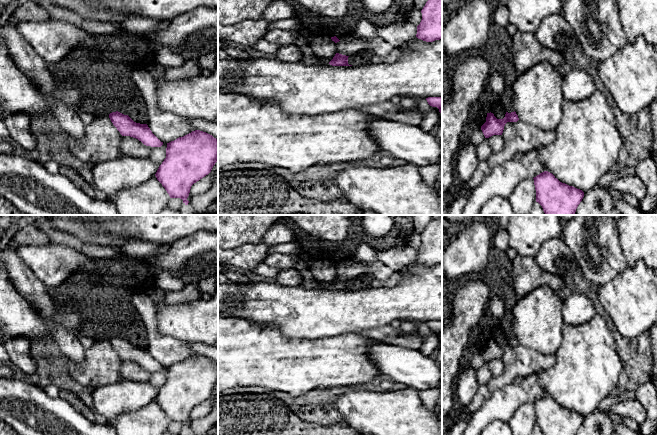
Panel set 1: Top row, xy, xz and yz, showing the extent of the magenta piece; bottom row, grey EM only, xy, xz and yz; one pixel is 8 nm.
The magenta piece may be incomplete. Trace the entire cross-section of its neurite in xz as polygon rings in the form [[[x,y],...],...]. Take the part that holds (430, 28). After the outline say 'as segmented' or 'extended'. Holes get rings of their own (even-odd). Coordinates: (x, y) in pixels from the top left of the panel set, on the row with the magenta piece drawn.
[[[428,0],[421,13],[416,37],[426,42],[442,39],[442,0]]]; as segmented

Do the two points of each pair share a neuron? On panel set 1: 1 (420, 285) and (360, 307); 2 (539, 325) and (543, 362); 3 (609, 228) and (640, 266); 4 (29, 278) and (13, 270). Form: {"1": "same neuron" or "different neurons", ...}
{"1": "same neuron", "2": "different neurons", "3": "different neurons", "4": "same neuron"}

